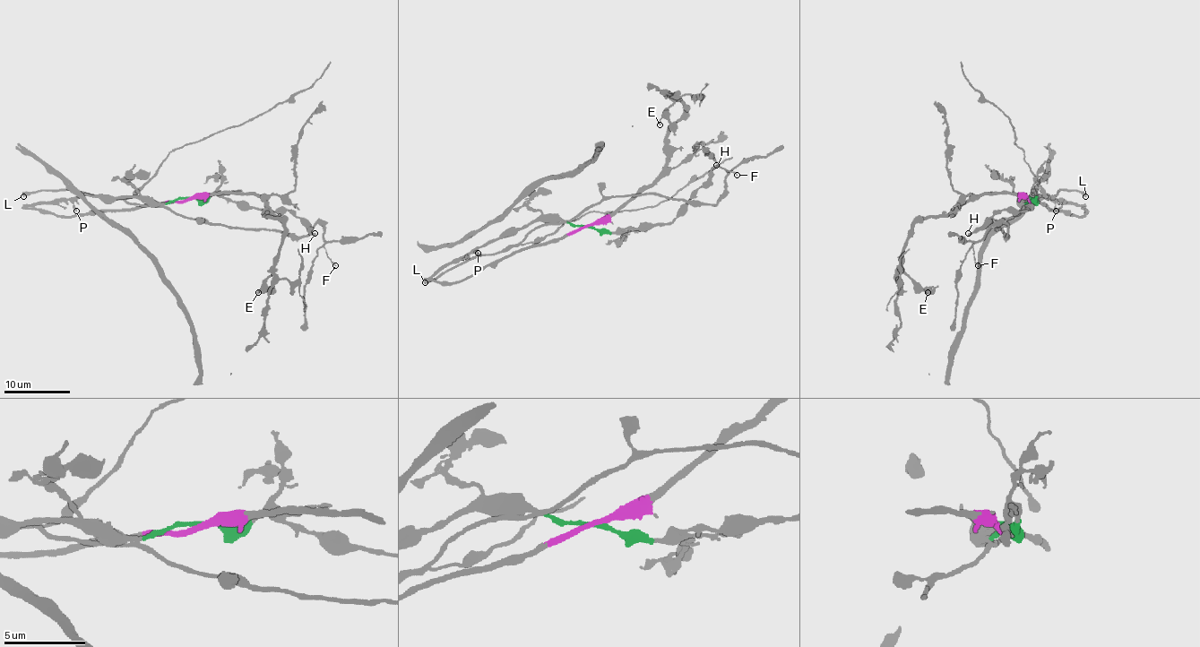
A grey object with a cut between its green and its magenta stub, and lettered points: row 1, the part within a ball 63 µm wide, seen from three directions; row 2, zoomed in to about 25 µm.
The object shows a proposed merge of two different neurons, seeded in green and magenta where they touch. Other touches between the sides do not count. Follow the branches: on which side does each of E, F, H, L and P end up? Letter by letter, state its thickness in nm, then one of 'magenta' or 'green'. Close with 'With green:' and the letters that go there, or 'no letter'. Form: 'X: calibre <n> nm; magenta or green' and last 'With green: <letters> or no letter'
E: calibre 190 nm; magenta
F: calibre 140 nm; green
H: calibre 260 nm; green
L: calibre 320 nm; green
P: calibre 200 nm; green
With green: F, H, L, P

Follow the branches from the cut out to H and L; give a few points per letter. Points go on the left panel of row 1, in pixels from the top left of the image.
H: (187, 198), (221, 194), (233, 202), (245, 202), (250, 206), (290, 210), (310, 233), (315, 233)
L: (187, 198), (169, 200), (159, 206), (142, 206), (118, 198), (103, 198), (69, 190), (38, 190), (22, 196)

